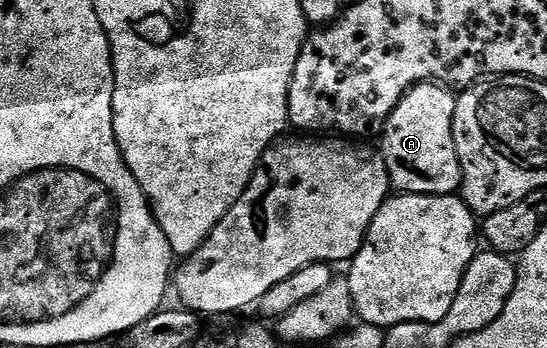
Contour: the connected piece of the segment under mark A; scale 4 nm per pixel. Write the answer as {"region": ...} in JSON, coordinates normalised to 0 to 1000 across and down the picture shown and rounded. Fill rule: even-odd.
{"region":[[[792,236],[762,241],[706,342],[695,434],[706,454],[715,532],[753,563],[821,563],[845,537],[845,480],[830,405],[834,276]]]}

